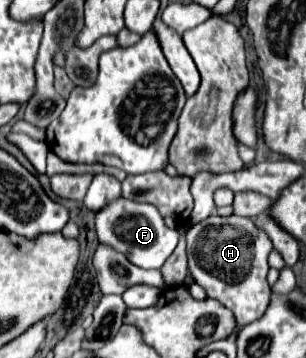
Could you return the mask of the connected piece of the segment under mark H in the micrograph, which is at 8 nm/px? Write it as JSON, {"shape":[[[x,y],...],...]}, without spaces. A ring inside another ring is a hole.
{"shape":[[[212,214],[188,230],[186,242],[188,242],[188,268],[194,276],[194,282],[200,284],[208,292],[208,298],[214,298],[214,300],[222,302],[226,308],[230,308],[236,316],[238,326],[246,326],[246,324],[258,320],[266,312],[266,308],[270,304],[270,294],[272,294],[272,290],[266,282],[266,274],[270,268],[268,254],[274,250],[274,246],[272,246],[272,240],[268,238],[268,234],[264,230],[260,230],[260,226],[254,224],[252,218],[240,218],[240,216],[222,218],[218,214]]]}

